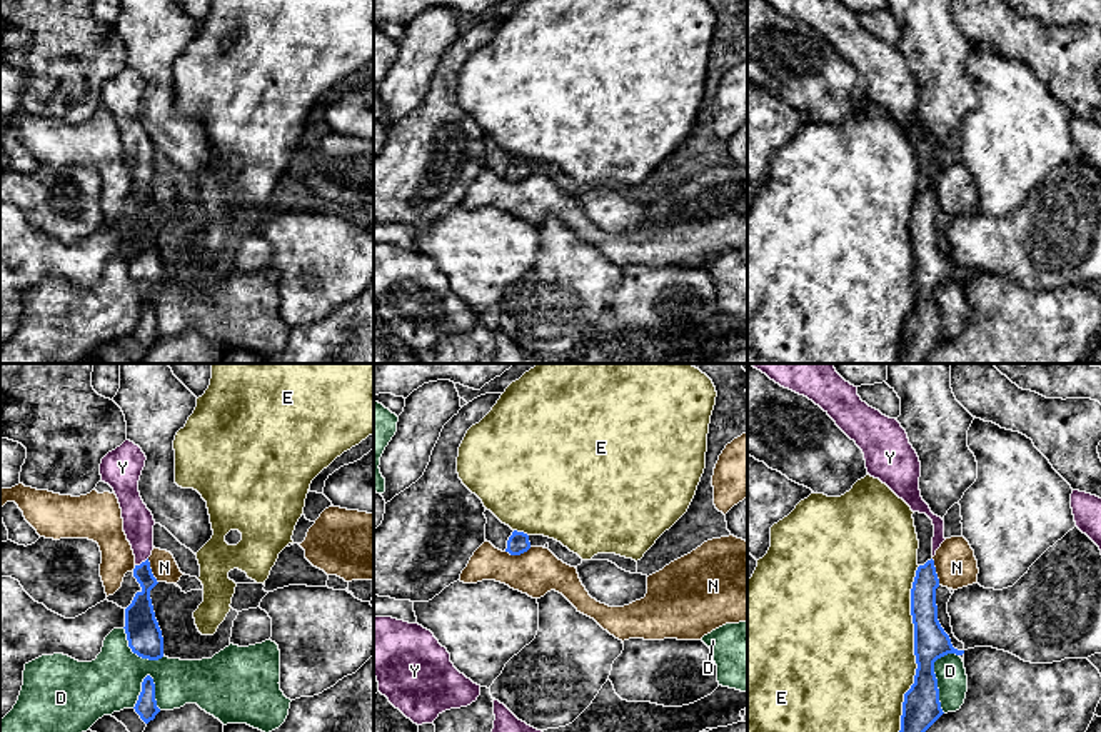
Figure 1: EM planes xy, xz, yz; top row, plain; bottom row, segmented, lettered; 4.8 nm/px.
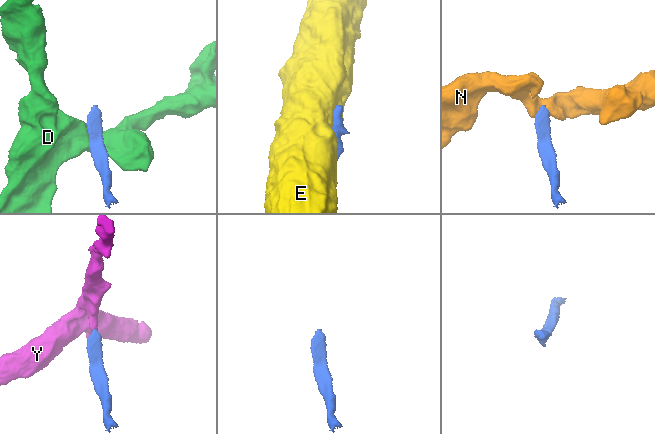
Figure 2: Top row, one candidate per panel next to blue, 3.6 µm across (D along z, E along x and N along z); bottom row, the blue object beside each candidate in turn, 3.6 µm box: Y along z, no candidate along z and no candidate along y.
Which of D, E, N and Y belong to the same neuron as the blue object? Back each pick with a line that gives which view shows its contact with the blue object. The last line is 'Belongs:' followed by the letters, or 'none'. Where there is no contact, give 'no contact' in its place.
Y: contact in xy
Belongs: Y

